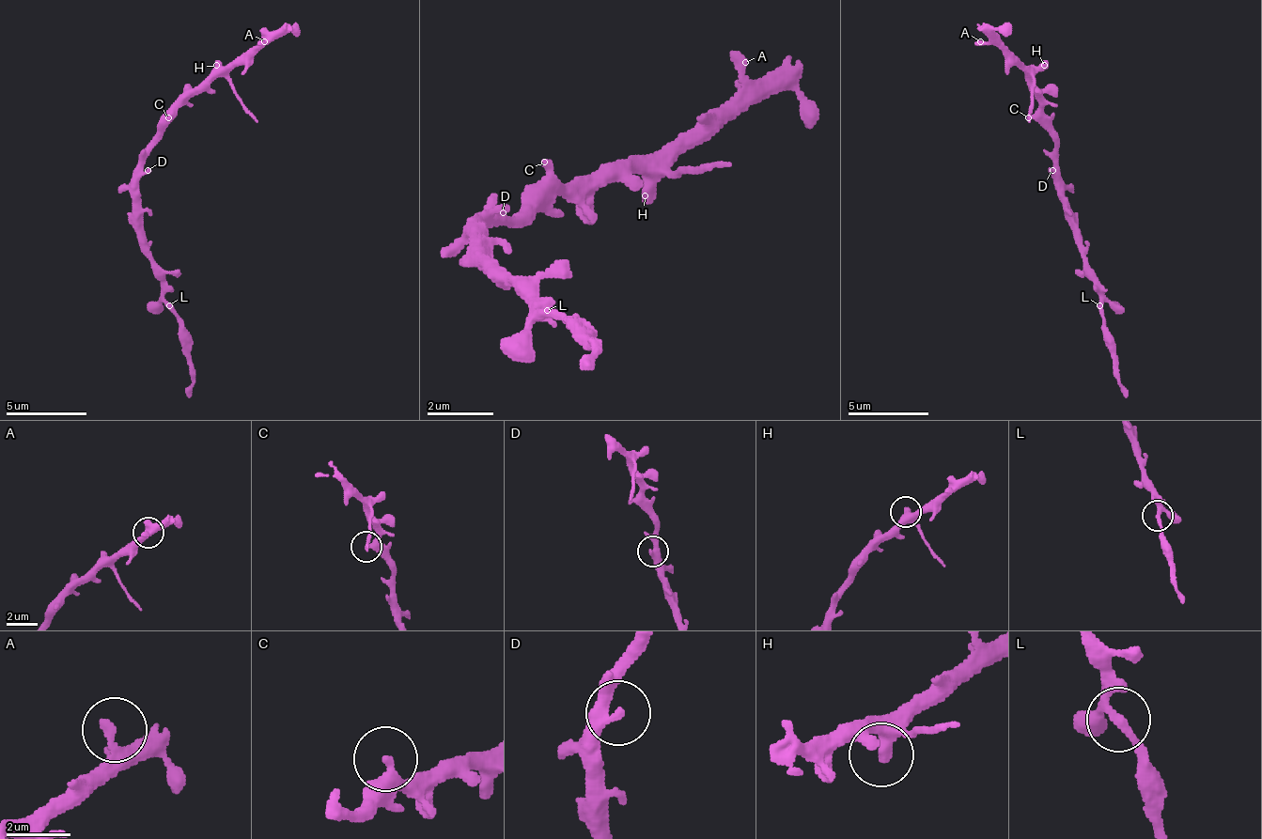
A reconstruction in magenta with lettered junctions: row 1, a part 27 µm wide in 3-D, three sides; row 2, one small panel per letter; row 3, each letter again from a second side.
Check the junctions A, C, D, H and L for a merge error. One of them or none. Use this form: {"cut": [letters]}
{"cut": []}

